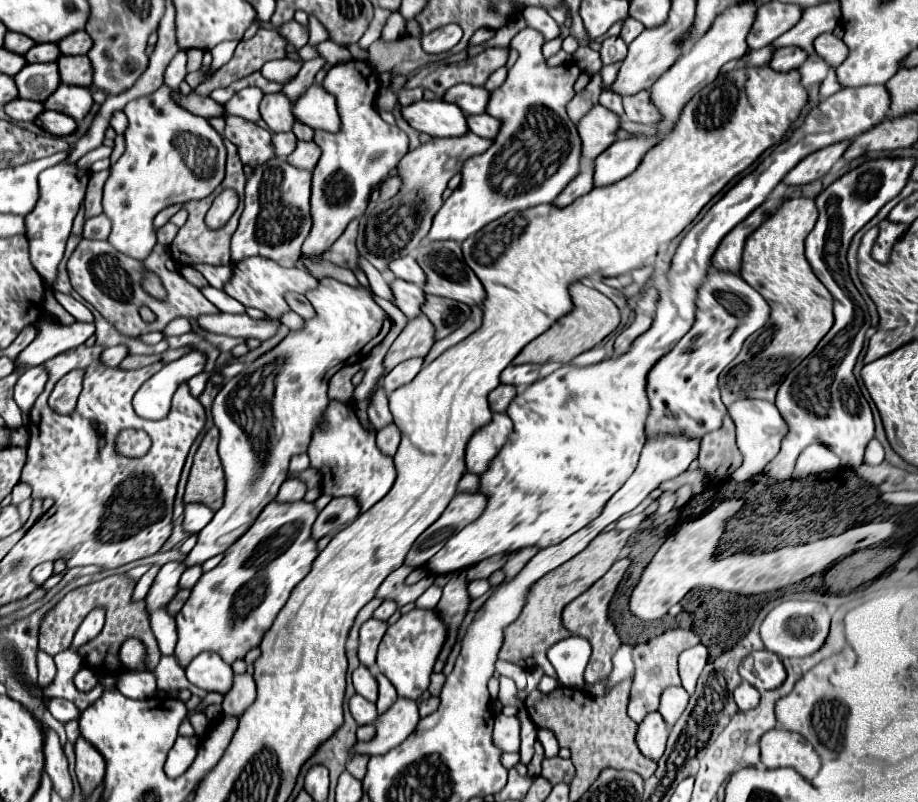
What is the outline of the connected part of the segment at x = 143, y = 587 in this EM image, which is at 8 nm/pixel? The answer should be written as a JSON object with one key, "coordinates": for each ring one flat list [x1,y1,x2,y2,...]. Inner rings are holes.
{"coordinates":[[151,567,151,569,137,581,135,591,133,591,133,595,131,595,133,601,141,601,141,599,147,595,147,591,149,591,149,587,151,587,151,583,153,583,157,571,159,571,159,567]]}

